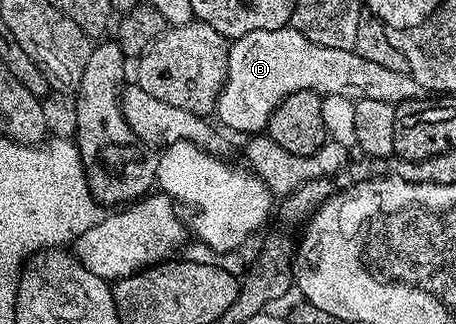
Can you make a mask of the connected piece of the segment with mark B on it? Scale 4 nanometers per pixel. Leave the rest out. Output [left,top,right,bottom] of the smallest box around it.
[216,25,423,133]

